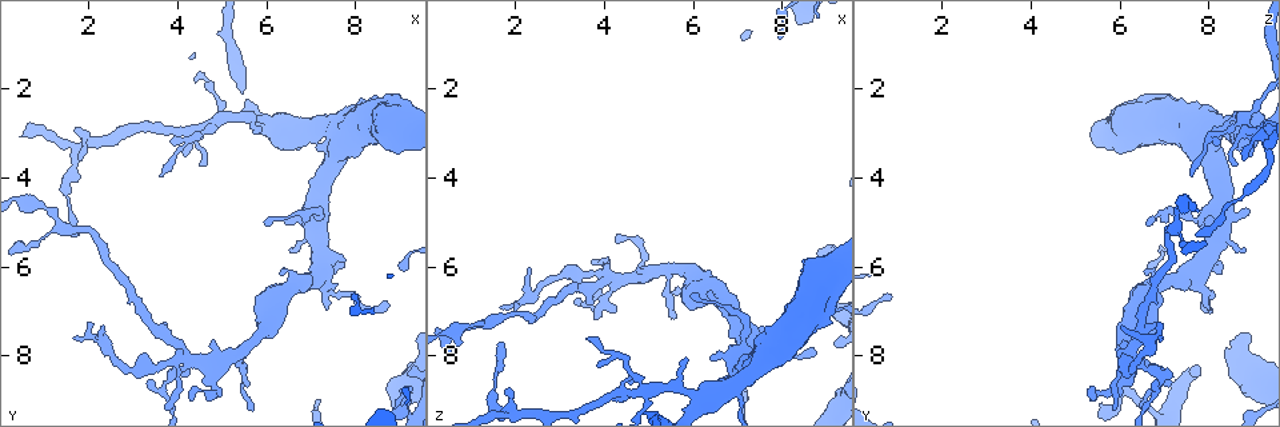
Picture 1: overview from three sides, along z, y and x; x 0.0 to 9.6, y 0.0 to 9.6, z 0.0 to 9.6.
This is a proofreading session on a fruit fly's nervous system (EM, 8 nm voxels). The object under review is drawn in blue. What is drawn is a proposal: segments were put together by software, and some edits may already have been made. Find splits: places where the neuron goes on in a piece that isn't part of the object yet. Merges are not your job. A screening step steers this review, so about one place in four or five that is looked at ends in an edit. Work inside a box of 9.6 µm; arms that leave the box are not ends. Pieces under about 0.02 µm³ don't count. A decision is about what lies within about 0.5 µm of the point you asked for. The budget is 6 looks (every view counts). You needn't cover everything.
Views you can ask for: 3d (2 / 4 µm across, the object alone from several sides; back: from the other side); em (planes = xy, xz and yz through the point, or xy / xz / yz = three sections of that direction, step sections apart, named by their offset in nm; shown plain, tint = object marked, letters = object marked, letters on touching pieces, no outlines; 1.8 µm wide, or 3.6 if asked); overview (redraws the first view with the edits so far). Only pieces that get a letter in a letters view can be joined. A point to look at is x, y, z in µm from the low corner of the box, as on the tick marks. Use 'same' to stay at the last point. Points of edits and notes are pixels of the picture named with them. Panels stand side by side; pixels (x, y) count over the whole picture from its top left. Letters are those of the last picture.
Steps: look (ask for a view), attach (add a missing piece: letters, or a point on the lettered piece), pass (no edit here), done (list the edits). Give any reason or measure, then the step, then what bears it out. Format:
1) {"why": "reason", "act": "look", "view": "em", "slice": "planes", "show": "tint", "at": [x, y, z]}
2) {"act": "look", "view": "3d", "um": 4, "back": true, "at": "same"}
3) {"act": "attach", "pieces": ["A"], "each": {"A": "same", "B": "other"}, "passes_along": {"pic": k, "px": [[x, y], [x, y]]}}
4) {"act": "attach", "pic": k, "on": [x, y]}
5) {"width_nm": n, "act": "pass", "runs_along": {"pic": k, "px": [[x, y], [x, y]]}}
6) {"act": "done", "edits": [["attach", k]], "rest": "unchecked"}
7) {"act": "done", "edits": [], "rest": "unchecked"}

{"why": "abrupt turn", "act": "look", "view": "em", "slice": "planes", "show": "letters", "at": [3.70, 8.60, 6.95]}

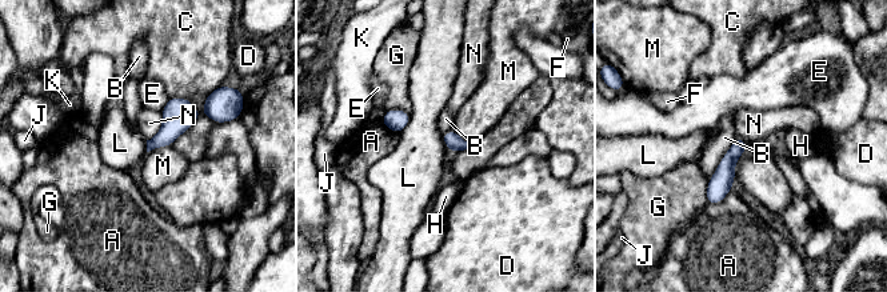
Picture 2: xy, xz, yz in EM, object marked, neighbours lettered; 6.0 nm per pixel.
{"width_nm": 90, "act": "pass", "each": {"A": "other", "B": "other", "C": "other", "D": "other", "E": "other", "F": "other", "G": "other", "H": "other", "J": "other", "K": "other", "L": "other", "M": "other", "N": "other"}, "border": {"pic": 2, "px": [[410, 114], [410, 122], [398, 132]]}, "found": "none of them fits"}

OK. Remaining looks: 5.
{"why": "four or more arms meet", "act": "look", "view": "em", "um": 3.6, "slice": "planes", "show": "letters", "at": [4.90, 2.75, 8.75]}

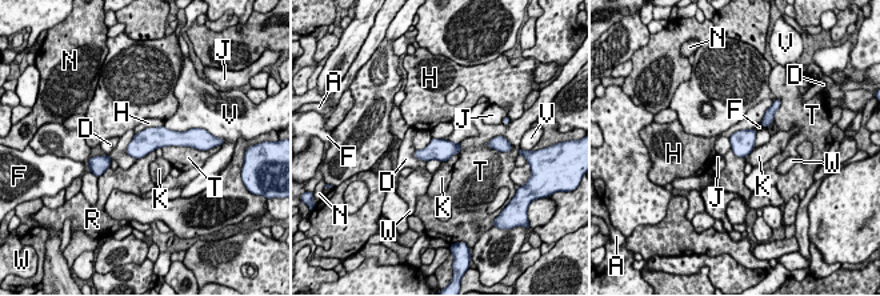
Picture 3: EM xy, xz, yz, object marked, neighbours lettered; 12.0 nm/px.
{"width_nm": 280, "longest_contact_nm": ["H", 360], "act": "pass", "each": {"A": "other", "D": "other", "F": "other", "H": "other", "J": "other", "K": "other", "N": "other", "R": "other", "T": "other", "V": "other", "W": "other"}, "found": "none of them fits"}

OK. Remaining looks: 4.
{"why": "tapers out", "act": "look", "view": "3d", "um": 4, "at": [9.15, 9.15, 5.55]}

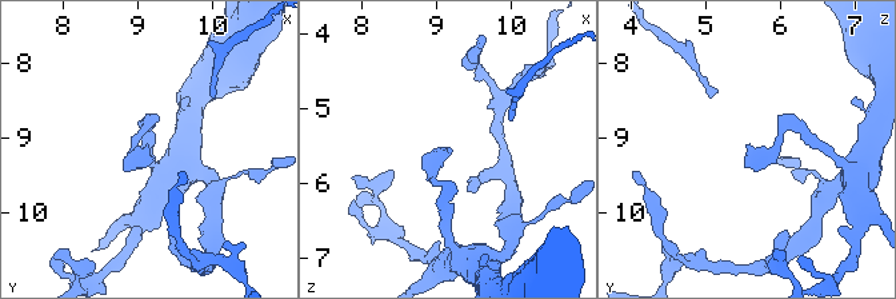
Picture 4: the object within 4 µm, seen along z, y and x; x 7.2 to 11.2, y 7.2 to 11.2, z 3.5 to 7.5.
{"why": "shape alone is not enough", "act": "look", "view": "em", "slice": "yz", "step": 4, "show": "letters", "at": [9.15, 9.10, 5.55]}

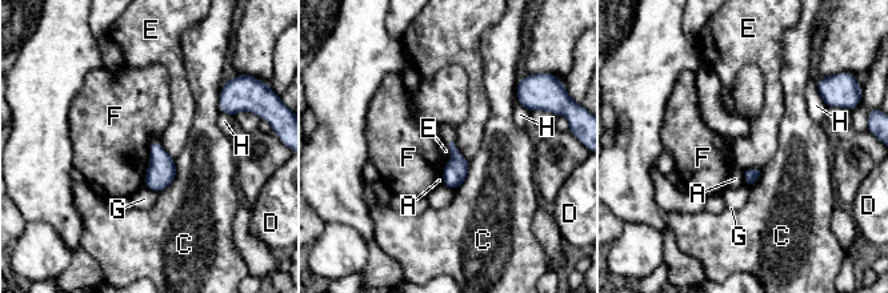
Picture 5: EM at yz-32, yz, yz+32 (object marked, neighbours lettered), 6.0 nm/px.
{"act": "pass", "each": {"A": "other", "C": "other", "D": "other", "E": "other", "F": "other", "G": "other", "H": "other"}, "border": {"pic": 5, "px": [[450, 143], [451, 160], [446, 165]]}, "found": "none of them fits"}

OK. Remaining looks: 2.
{"act": "done", "edits": [], "rest": "unchecked"}

